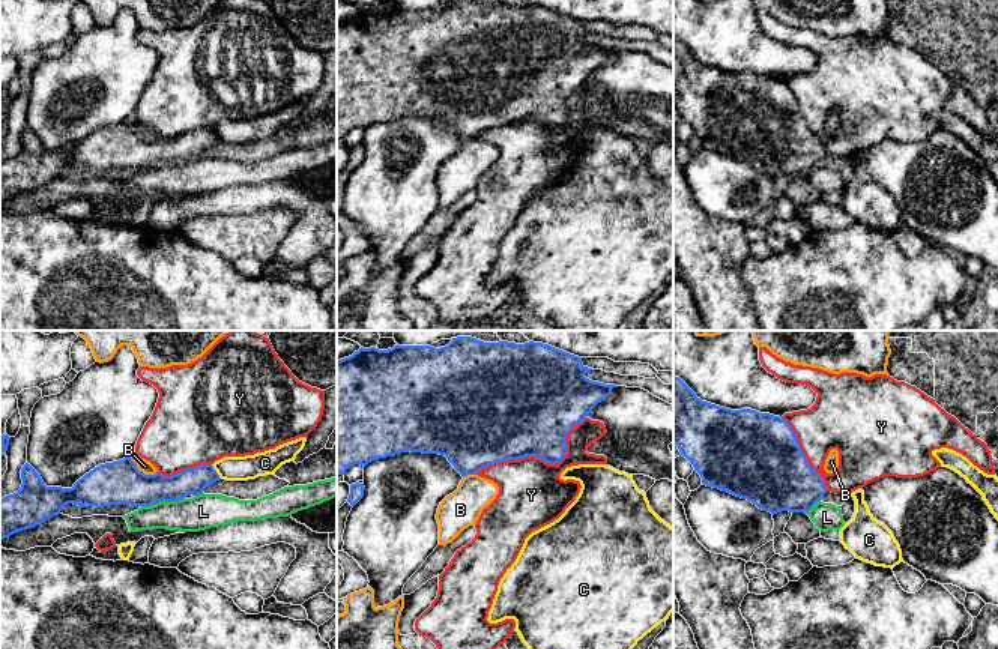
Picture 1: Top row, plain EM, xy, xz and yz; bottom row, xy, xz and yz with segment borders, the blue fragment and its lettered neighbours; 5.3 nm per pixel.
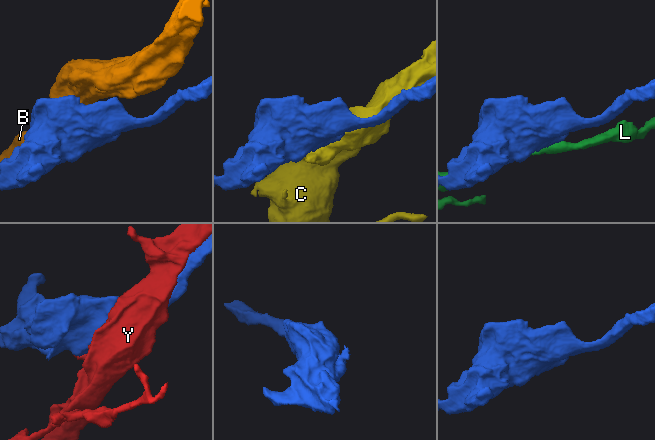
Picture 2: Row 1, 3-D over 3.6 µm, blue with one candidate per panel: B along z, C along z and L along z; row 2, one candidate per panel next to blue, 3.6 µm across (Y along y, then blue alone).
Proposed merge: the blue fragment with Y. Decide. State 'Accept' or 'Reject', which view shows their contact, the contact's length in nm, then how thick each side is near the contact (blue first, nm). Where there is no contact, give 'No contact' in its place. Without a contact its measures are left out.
Accept. Touches blue in xz. Shared border 650 nm. Thickness 480 nm (blue) against 360 nm

